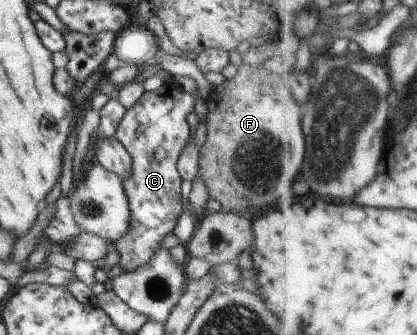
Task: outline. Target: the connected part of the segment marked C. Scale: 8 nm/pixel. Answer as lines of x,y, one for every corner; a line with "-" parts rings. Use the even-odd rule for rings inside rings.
174,83
165,84
154,91
144,91
137,103
124,111
123,118
115,131
114,139
127,151
132,162
130,178
122,181
122,189
129,209
129,228
127,234
113,243
113,248
120,255
117,264
125,269
122,273
132,272
137,267
148,263
154,253
161,248
158,245
163,236
173,230
181,213
180,184
182,181
177,174
176,164
181,151
191,139
186,117
193,112
195,97
192,96
195,95
185,93
181,86

